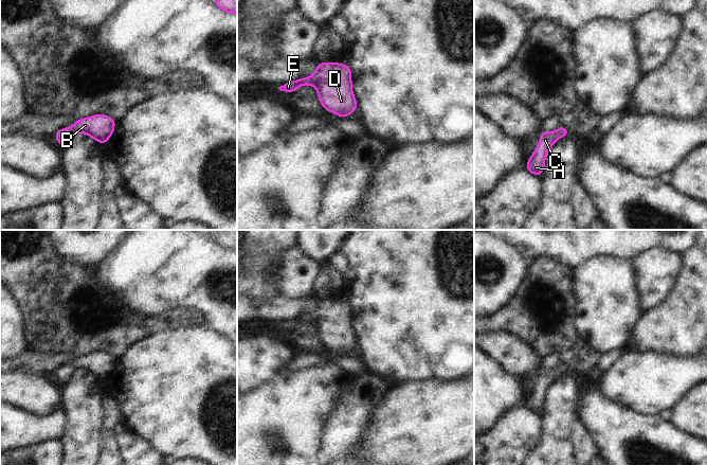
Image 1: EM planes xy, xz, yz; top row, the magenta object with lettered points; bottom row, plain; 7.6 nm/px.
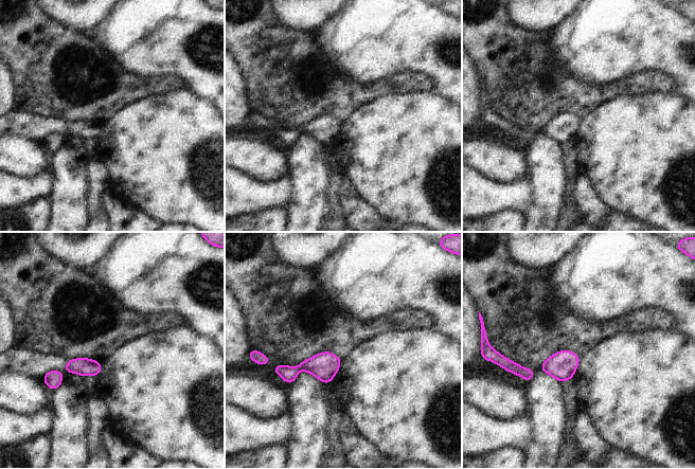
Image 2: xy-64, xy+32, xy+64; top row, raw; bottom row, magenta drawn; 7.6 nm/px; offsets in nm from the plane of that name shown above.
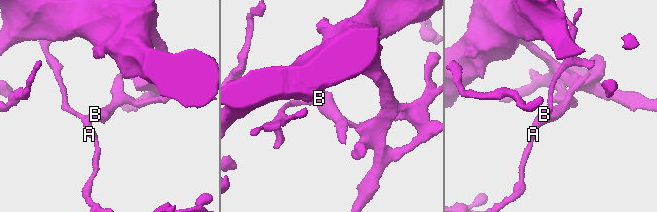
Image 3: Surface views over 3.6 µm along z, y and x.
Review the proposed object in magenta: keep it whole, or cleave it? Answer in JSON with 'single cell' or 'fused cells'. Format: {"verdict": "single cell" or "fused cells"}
{"verdict": "single cell"}

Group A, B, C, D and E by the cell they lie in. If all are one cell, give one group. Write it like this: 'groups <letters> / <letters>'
groups A B C D E

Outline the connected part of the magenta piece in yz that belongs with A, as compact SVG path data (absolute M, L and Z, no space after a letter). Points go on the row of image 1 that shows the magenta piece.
M560 125L557 131L541 131L539 145L526 164L527 171L533 175L541 176L544 171L545 156L547 150L555 144L560 137L566 137L569 131Z

